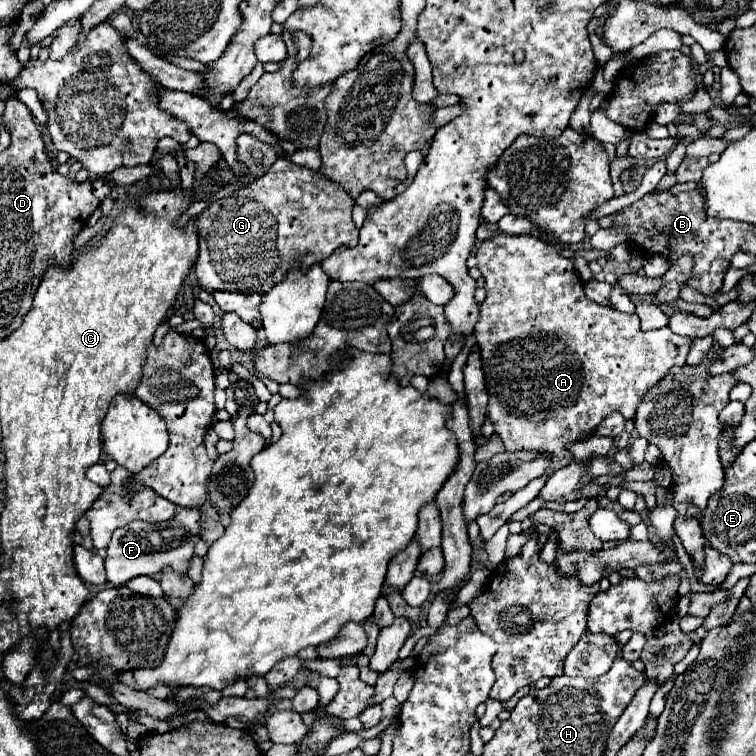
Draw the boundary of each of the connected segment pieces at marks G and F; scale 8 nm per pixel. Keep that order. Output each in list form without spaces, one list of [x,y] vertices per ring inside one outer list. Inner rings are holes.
[[[278,158],[276,164],[262,178],[252,184],[234,190],[230,196],[224,196],[212,202],[196,220],[200,250],[196,260],[196,276],[200,284],[214,290],[242,292],[242,294],[266,294],[274,284],[278,284],[292,262],[300,258],[304,266],[312,266],[316,262],[326,260],[338,246],[356,246],[358,244],[358,228],[352,222],[352,206],[354,200],[348,198],[348,192],[332,184],[324,174],[308,170],[304,166],[294,164],[290,158]]]
[[[180,508],[170,522],[150,524],[134,520],[124,528],[118,528],[110,540],[106,556],[106,574],[108,582],[122,586],[136,576],[154,576],[164,568],[172,568],[178,574],[188,572],[190,560],[194,556],[194,544],[200,532],[200,512],[198,508]],[[158,526],[158,528],[156,528]]]

